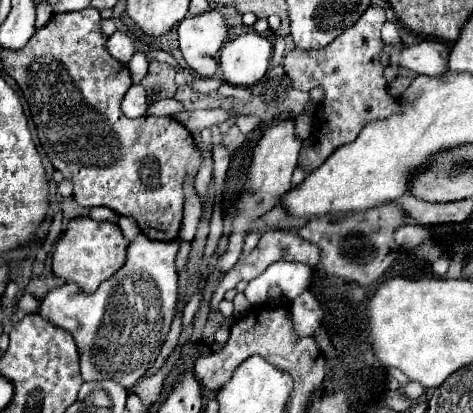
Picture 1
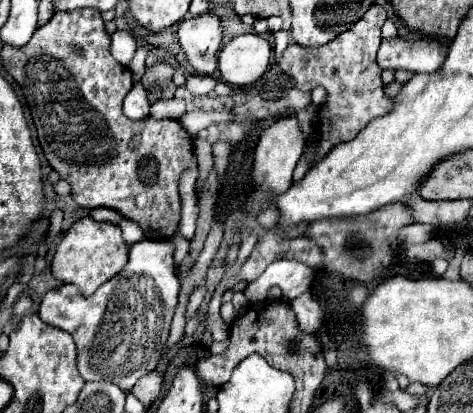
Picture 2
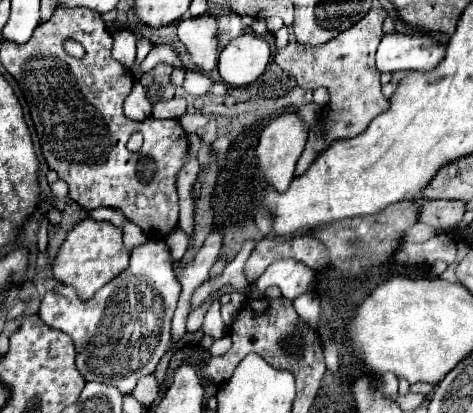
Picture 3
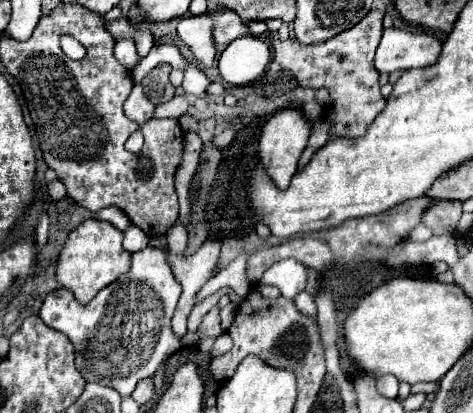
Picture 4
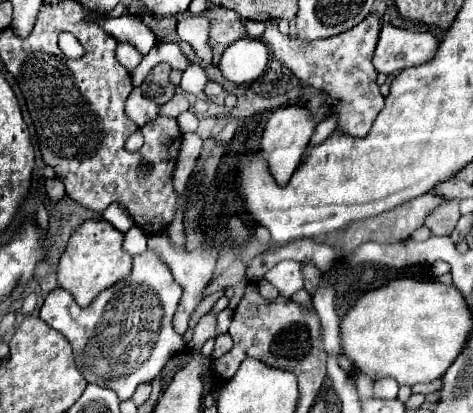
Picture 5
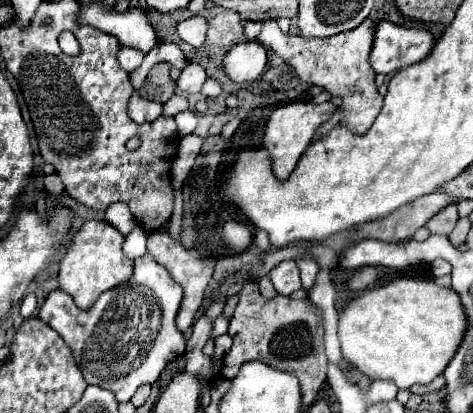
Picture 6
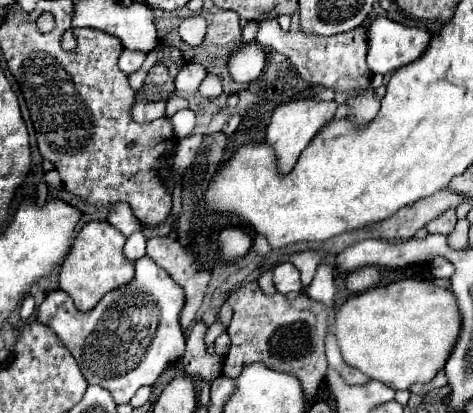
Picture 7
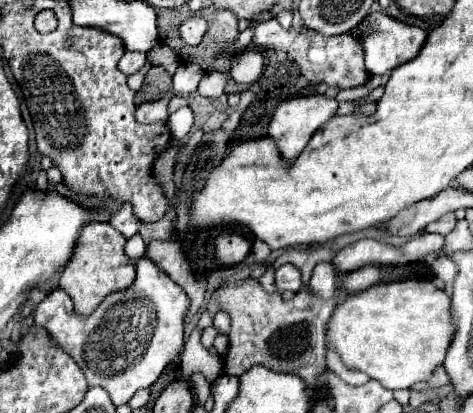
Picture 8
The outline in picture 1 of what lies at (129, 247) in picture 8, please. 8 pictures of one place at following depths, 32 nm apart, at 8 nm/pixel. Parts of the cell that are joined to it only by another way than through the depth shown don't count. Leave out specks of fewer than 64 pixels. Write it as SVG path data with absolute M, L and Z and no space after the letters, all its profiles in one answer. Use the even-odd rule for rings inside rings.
M120 216L118 218L118 226L122 228L122 234L124 234L124 238L130 242L130 240L134 240L138 234L140 234L140 228L138 228L138 224L136 224L136 220L132 220L130 216L126 218L126 216Z

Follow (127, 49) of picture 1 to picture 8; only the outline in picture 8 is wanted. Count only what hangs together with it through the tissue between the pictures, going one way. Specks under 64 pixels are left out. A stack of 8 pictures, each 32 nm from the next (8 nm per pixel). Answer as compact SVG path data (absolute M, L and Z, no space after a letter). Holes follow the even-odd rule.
M124 52L124 56L120 58L120 70L130 76L134 72L138 72L146 62L146 54L140 54L140 52Z

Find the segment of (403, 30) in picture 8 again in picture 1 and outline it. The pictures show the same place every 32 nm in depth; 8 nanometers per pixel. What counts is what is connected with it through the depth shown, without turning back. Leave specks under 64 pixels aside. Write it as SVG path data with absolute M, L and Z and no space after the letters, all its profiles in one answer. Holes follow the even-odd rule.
M422 40L414 46L384 46L382 62L386 66L398 64L424 76L446 76L450 46L434 40Z

